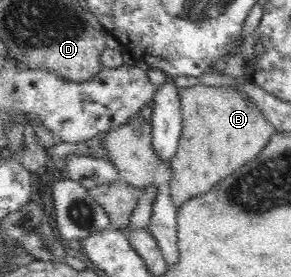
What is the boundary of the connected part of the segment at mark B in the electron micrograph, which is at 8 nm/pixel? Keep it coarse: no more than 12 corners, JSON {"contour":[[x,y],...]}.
{"contour":[[232,85],[180,88],[177,209],[275,136]]}

